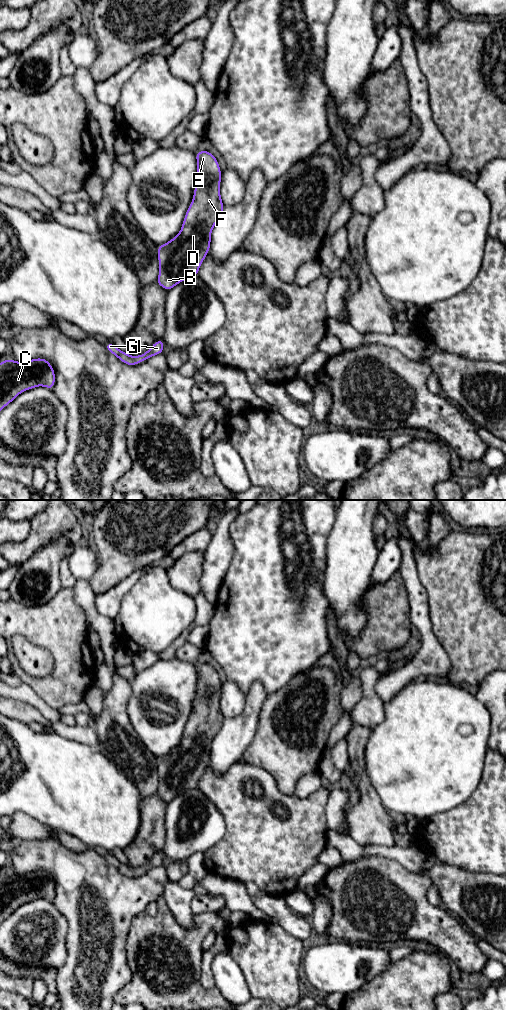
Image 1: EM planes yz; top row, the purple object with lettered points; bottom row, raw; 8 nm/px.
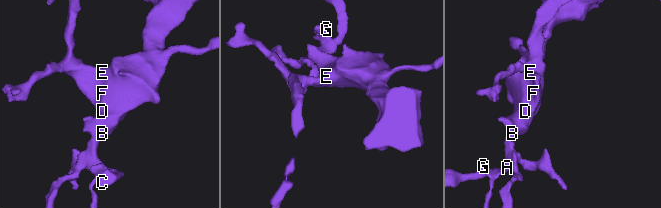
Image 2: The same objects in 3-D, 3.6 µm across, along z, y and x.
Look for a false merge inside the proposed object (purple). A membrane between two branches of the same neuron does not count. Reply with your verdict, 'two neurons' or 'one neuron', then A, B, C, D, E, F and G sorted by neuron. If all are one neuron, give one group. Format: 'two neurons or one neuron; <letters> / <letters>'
one neuron; A B C D E F G

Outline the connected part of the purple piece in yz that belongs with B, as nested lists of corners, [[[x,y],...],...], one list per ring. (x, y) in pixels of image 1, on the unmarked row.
[[[196,663],[197,683],[193,711],[185,726],[181,743],[170,753],[158,757],[159,787],[156,795],[167,804],[182,793],[198,787],[211,756],[211,744],[224,723],[221,712],[221,681],[209,663]]]

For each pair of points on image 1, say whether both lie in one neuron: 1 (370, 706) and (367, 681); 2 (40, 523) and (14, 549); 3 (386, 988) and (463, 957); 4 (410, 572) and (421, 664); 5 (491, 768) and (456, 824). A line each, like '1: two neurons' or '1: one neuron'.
1: one neuron
2: one neuron
3: two neurons
4: one neuron
5: one neuron

